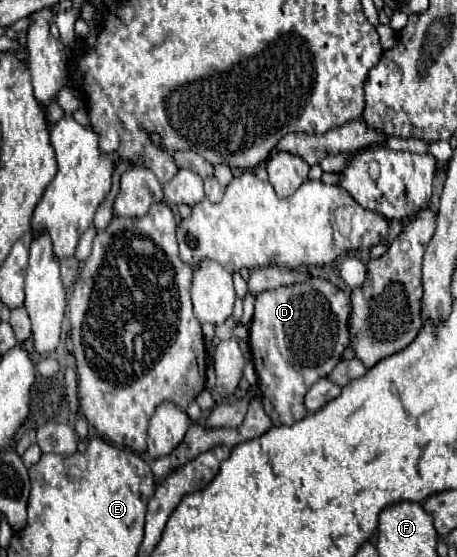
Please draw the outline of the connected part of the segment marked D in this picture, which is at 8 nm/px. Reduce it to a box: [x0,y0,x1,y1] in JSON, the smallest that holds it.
[249,278,351,426]

